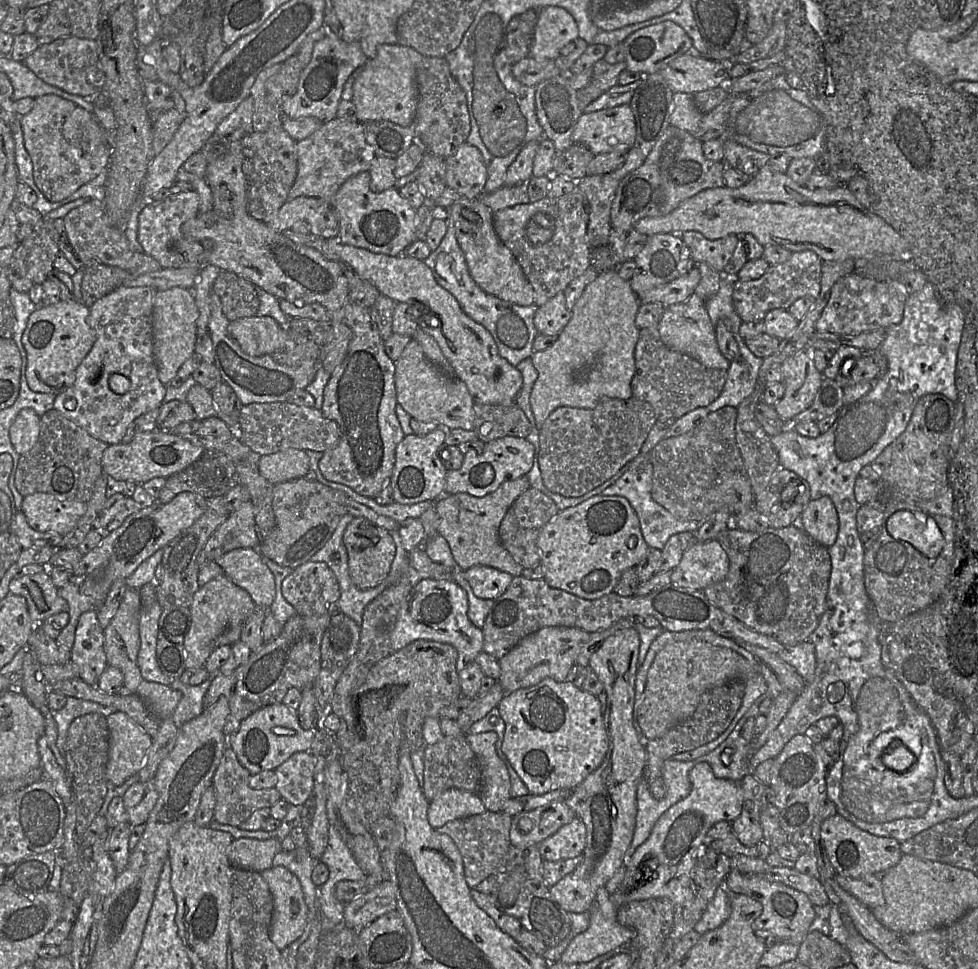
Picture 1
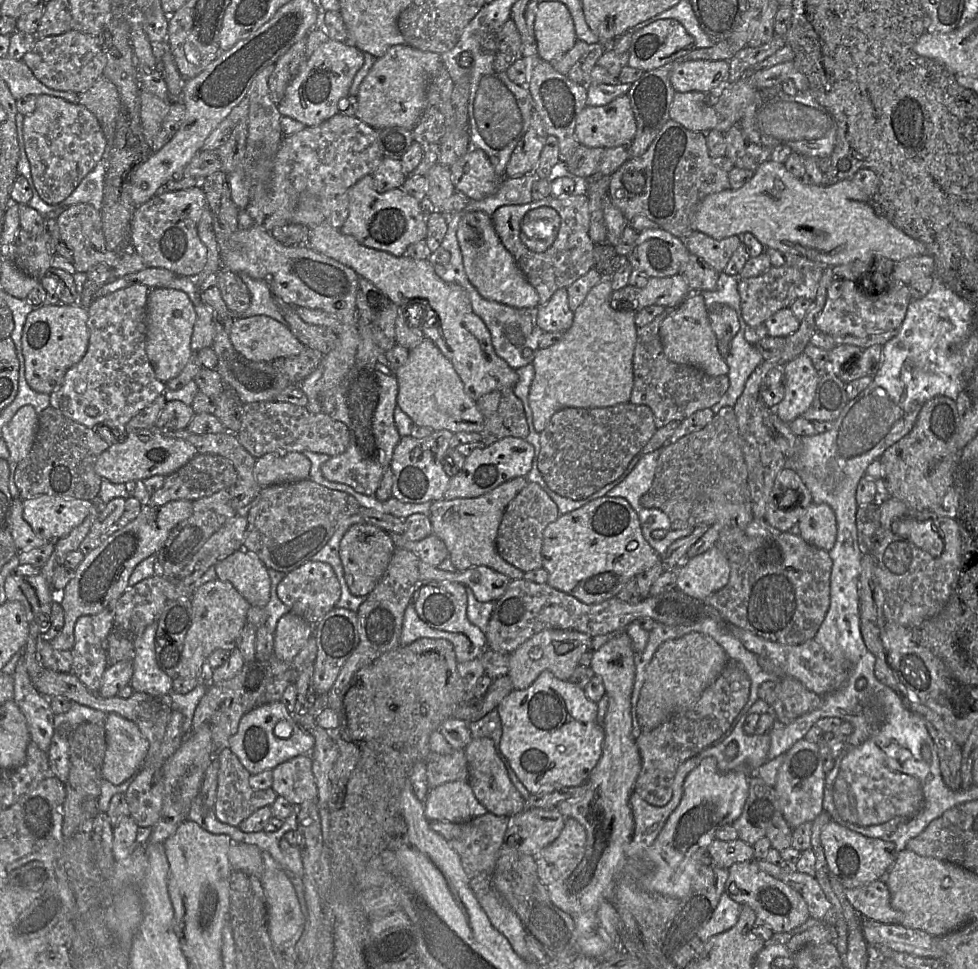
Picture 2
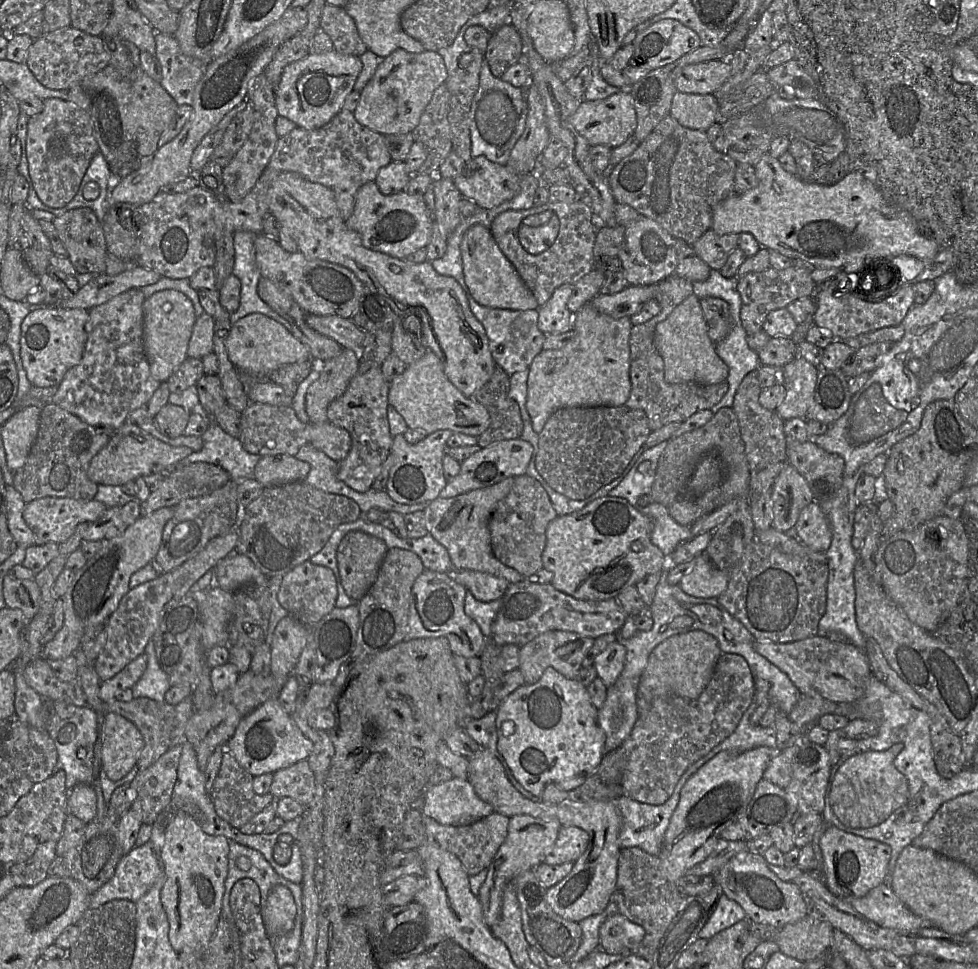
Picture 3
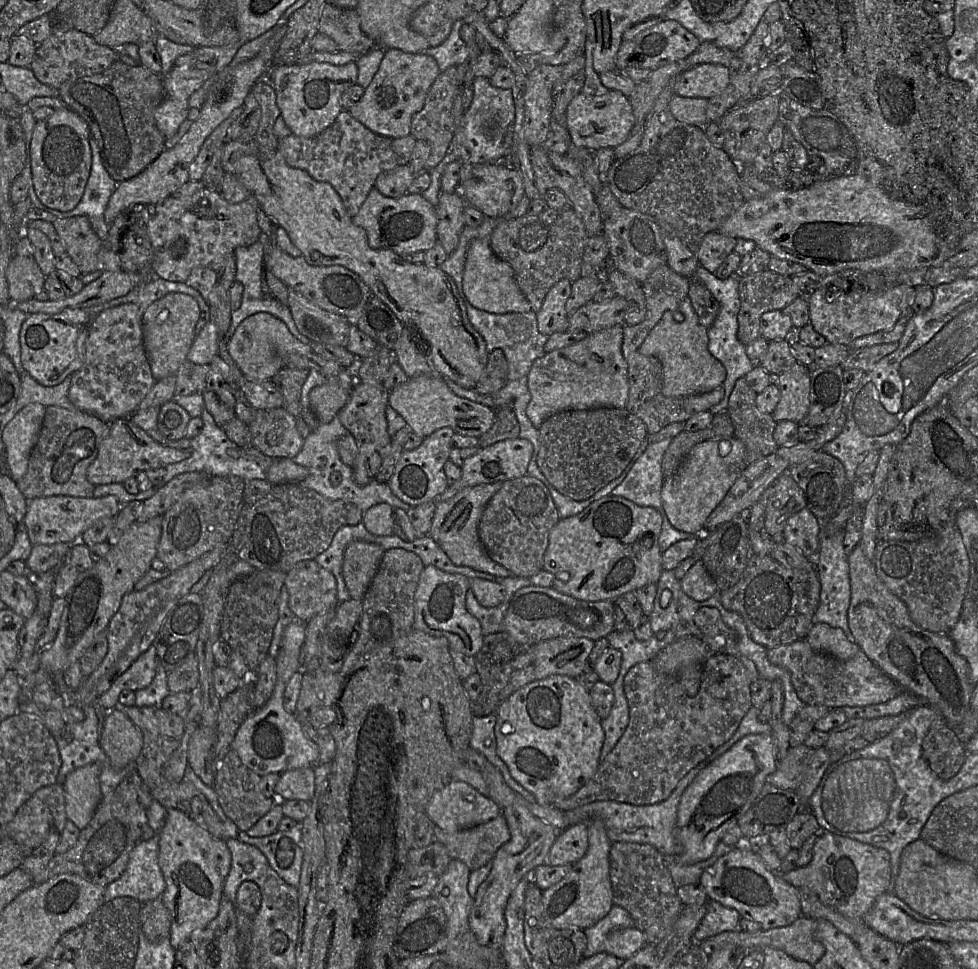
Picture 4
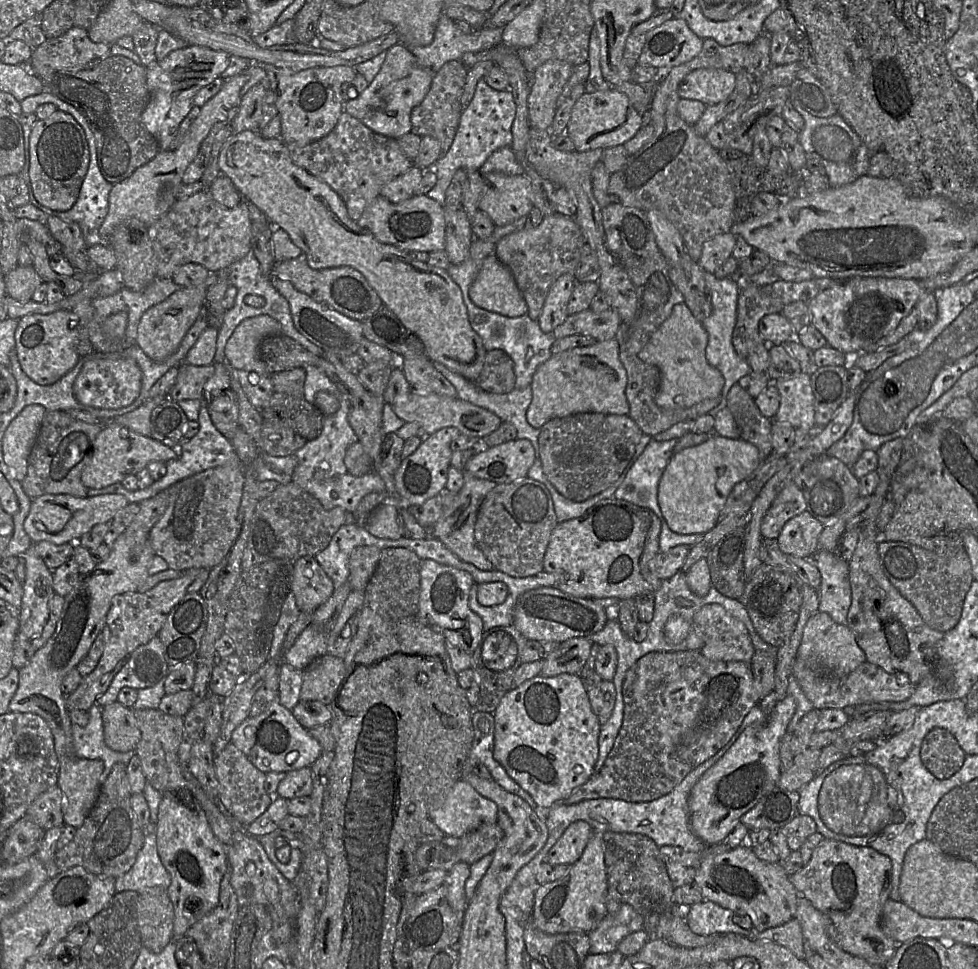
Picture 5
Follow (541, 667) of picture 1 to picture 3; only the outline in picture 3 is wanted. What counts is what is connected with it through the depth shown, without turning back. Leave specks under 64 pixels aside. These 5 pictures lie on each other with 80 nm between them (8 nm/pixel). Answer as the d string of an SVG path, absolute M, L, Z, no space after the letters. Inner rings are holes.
M547 631L540 634L519 650L518 669L524 676L525 684L534 684L539 681L548 667L554 668L568 678L576 678L582 667L582 661L594 642L594 638L568 631Z

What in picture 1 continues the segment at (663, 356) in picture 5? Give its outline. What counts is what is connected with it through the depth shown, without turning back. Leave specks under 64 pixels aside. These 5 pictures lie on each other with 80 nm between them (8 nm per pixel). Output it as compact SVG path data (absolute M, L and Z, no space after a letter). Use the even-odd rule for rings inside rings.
M696 293L683 302L667 306L659 321L658 329L662 342L669 349L690 355L705 367L728 370L730 361L719 350L715 327L706 310L705 301Z

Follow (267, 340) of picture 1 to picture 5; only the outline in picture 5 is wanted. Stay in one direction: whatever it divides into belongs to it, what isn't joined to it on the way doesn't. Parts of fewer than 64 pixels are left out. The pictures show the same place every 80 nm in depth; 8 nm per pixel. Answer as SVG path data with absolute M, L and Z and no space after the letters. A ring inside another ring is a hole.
M269 315L243 320L234 330L225 347L225 360L235 369L271 375L260 357L259 346L268 336L282 333L281 324Z

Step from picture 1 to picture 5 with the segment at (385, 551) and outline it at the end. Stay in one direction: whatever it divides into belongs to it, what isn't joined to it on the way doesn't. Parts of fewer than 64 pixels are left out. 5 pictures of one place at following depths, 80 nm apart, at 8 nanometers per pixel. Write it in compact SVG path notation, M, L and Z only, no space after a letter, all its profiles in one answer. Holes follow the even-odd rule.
M358 546L349 558L348 582L352 590L365 591L374 574L381 555L381 549L375 546Z

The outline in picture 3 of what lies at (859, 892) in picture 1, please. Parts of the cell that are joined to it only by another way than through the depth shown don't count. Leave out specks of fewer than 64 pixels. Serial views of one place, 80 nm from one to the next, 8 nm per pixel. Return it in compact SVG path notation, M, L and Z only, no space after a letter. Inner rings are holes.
M885 883L873 888L865 896L847 900L852 907L879 926L917 932L933 927L932 923L911 911Z

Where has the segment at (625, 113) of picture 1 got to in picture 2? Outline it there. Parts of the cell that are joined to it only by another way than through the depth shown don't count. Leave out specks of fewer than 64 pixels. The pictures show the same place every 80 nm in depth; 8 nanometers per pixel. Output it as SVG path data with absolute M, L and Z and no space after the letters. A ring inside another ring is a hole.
M626 94L604 106L586 106L577 117L575 136L587 147L613 148L632 142L636 129L636 119Z

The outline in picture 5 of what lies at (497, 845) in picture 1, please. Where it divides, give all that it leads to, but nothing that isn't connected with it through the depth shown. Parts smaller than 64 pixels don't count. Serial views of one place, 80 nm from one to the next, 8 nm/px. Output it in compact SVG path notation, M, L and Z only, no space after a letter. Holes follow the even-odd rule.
M498 823L481 825L479 828L460 837L460 862L472 865L485 855L493 853L503 837Z

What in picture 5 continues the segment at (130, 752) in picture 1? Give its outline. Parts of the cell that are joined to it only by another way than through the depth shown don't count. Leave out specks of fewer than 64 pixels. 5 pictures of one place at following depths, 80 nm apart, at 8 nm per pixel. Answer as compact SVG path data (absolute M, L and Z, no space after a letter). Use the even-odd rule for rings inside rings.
M115 701L102 707L104 741L117 752L135 751L141 732L134 716L134 708Z

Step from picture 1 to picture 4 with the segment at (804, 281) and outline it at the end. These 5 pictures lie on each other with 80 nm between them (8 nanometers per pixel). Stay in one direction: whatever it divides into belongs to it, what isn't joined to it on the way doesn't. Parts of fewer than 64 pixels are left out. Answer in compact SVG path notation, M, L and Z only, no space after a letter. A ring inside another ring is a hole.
M765 269L740 278L739 296L741 307L738 313L737 338L743 345L747 346L761 337L761 316L768 311L782 310L801 296L801 290L793 283L792 277Z

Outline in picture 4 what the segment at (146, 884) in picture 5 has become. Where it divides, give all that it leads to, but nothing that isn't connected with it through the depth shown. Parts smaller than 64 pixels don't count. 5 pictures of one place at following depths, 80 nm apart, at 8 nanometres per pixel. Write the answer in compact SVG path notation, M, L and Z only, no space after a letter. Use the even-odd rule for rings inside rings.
M155 831L154 837L149 840L139 840L132 849L127 867L123 874L108 884L104 891L104 902L108 902L114 898L121 896L129 896L138 900L141 904L161 898L166 889L166 882L159 865L159 831Z

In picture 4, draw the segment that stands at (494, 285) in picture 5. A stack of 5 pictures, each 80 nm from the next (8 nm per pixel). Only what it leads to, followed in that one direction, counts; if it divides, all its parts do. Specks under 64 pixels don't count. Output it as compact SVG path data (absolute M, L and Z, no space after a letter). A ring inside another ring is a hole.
M474 239L470 242L464 266L463 289L472 306L489 313L505 314L531 311L531 305L520 290L512 267L495 255L490 241Z

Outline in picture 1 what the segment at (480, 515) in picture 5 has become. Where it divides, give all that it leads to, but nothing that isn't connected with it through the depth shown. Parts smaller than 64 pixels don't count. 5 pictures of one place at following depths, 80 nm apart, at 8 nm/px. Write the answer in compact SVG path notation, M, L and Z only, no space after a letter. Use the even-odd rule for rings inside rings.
M530 487L517 497L507 510L499 527L499 538L504 548L511 554L516 563L524 569L534 568L540 563L537 540L542 527L557 513L555 502L541 491Z

